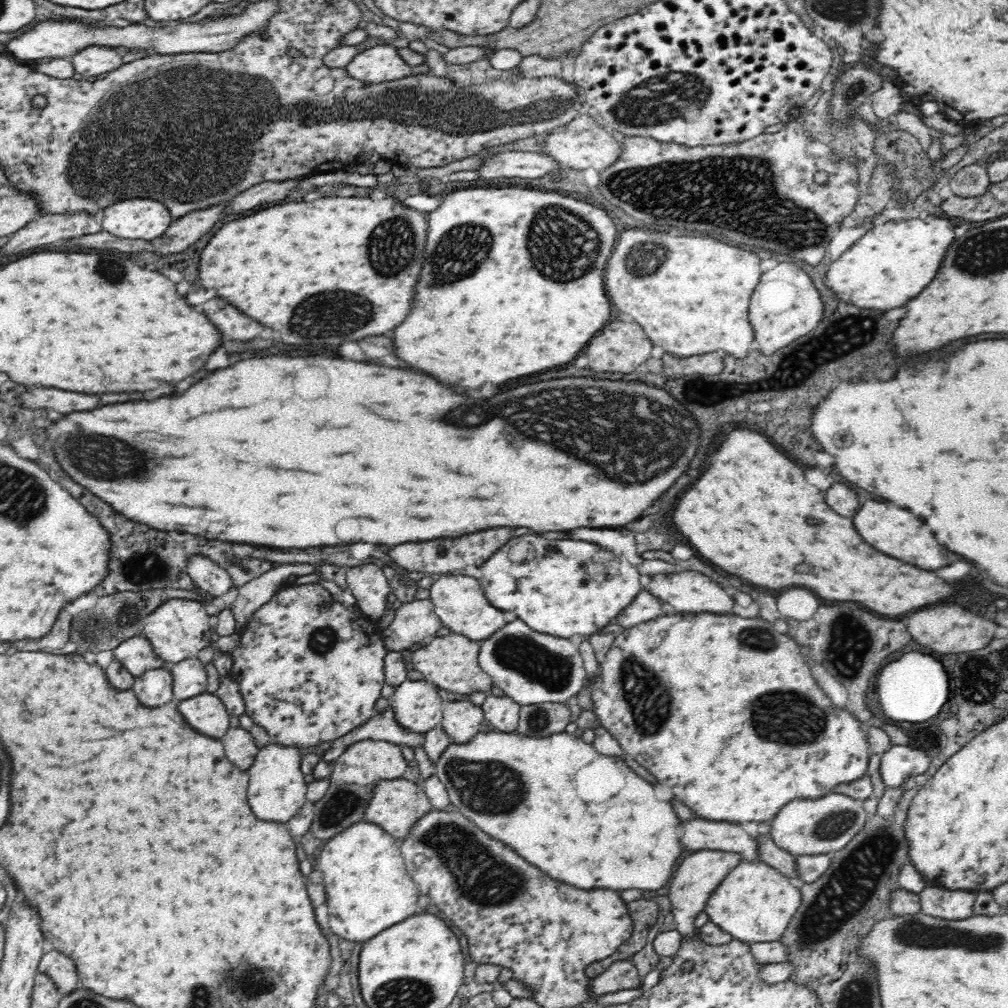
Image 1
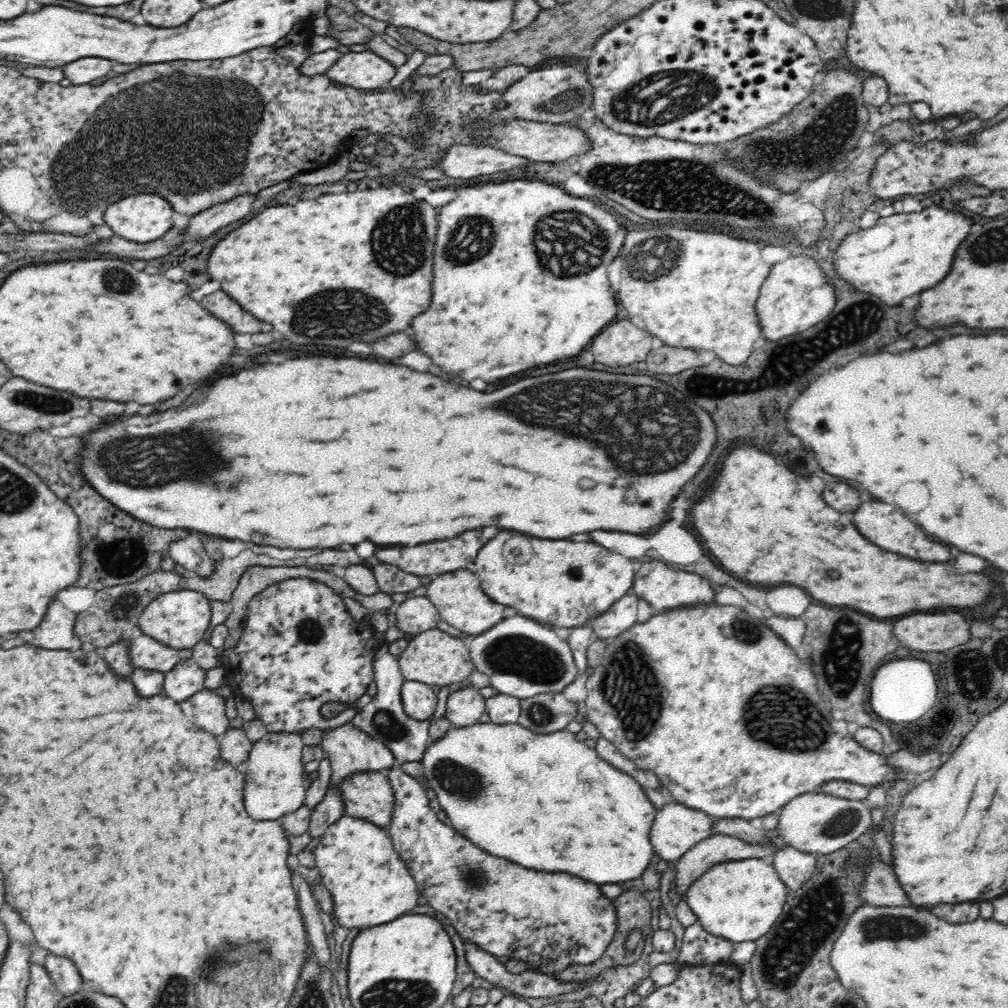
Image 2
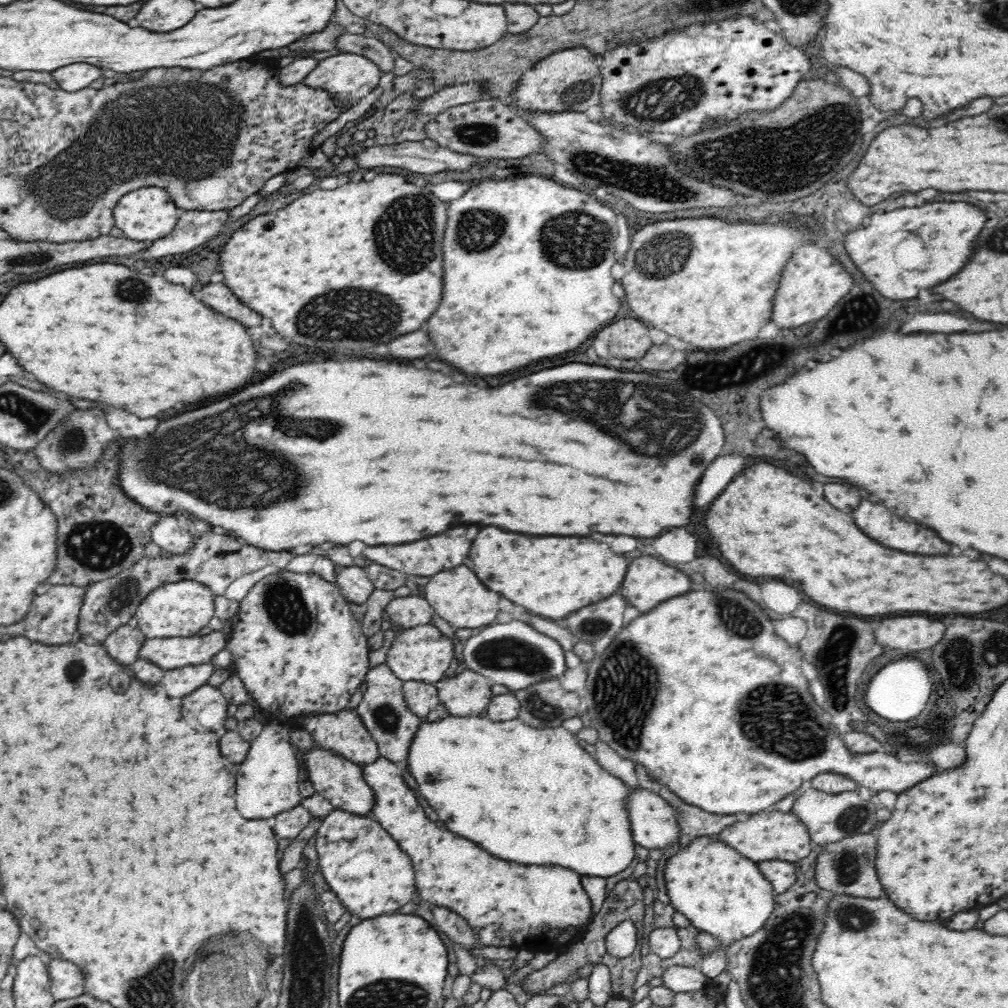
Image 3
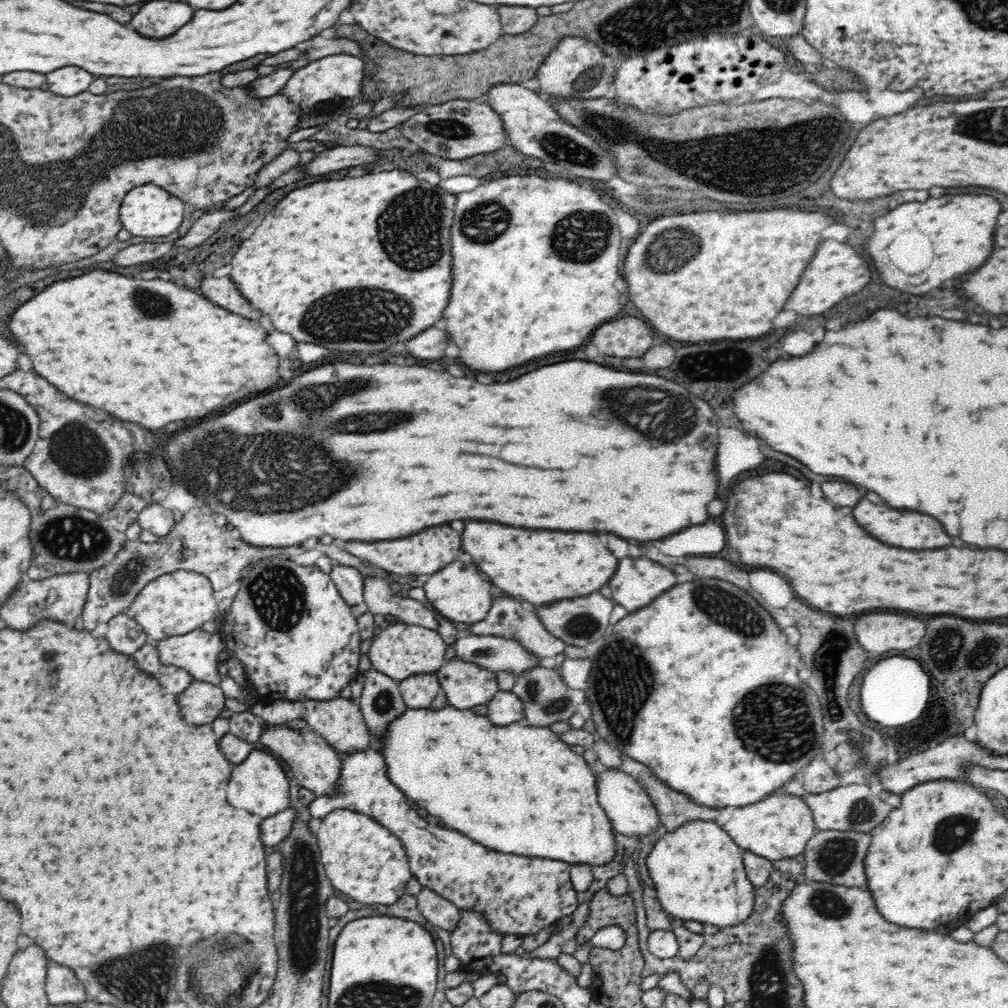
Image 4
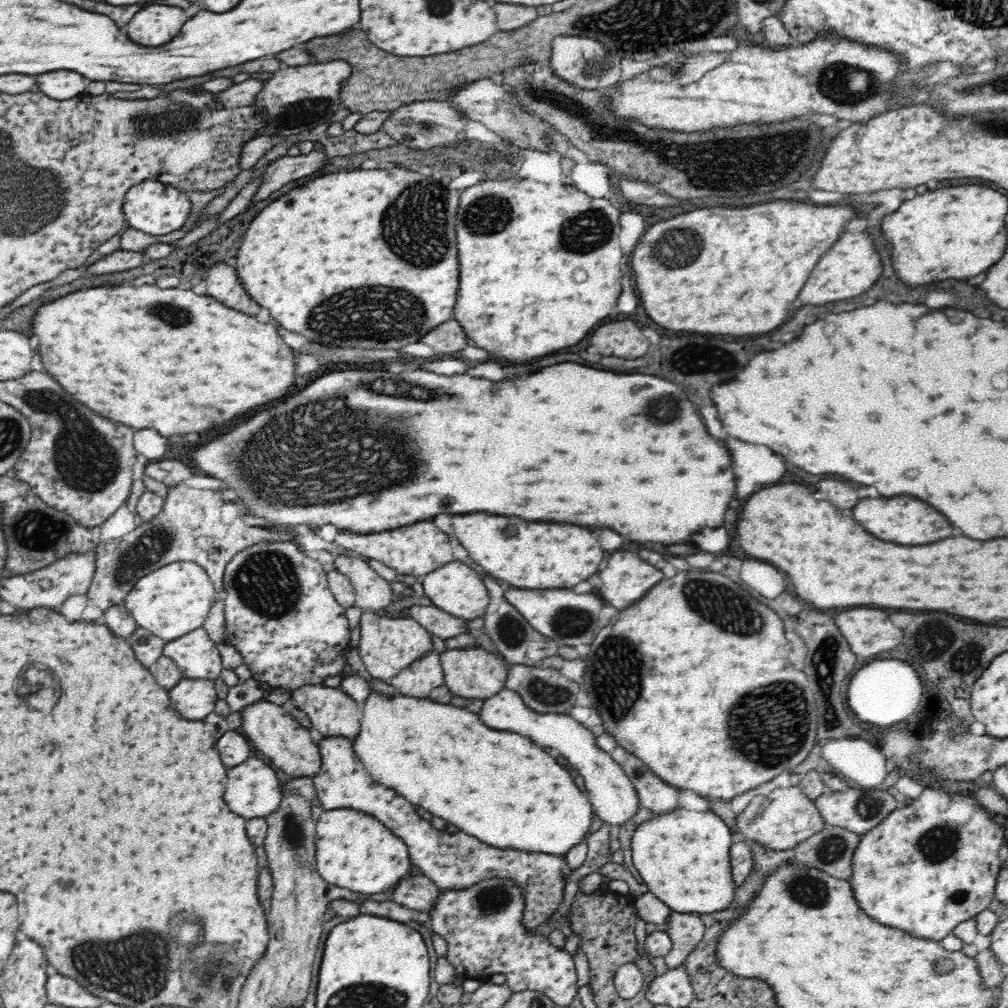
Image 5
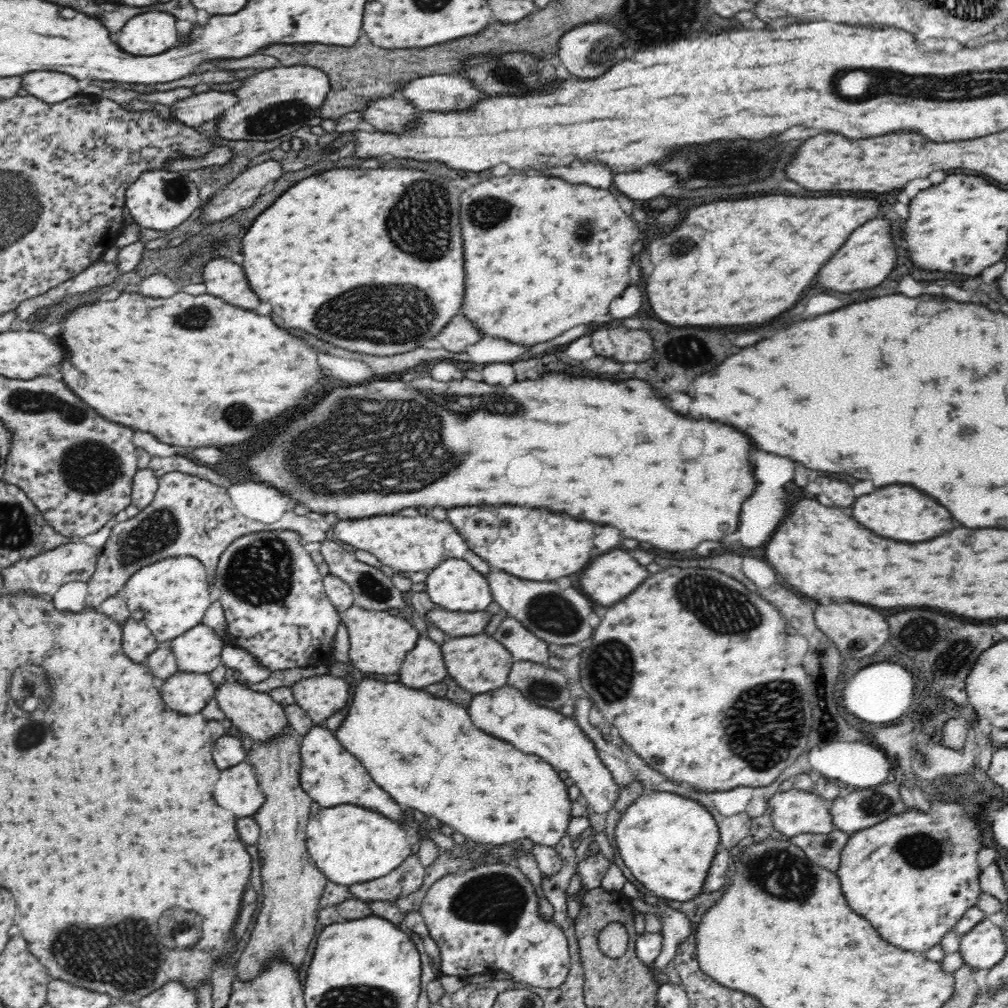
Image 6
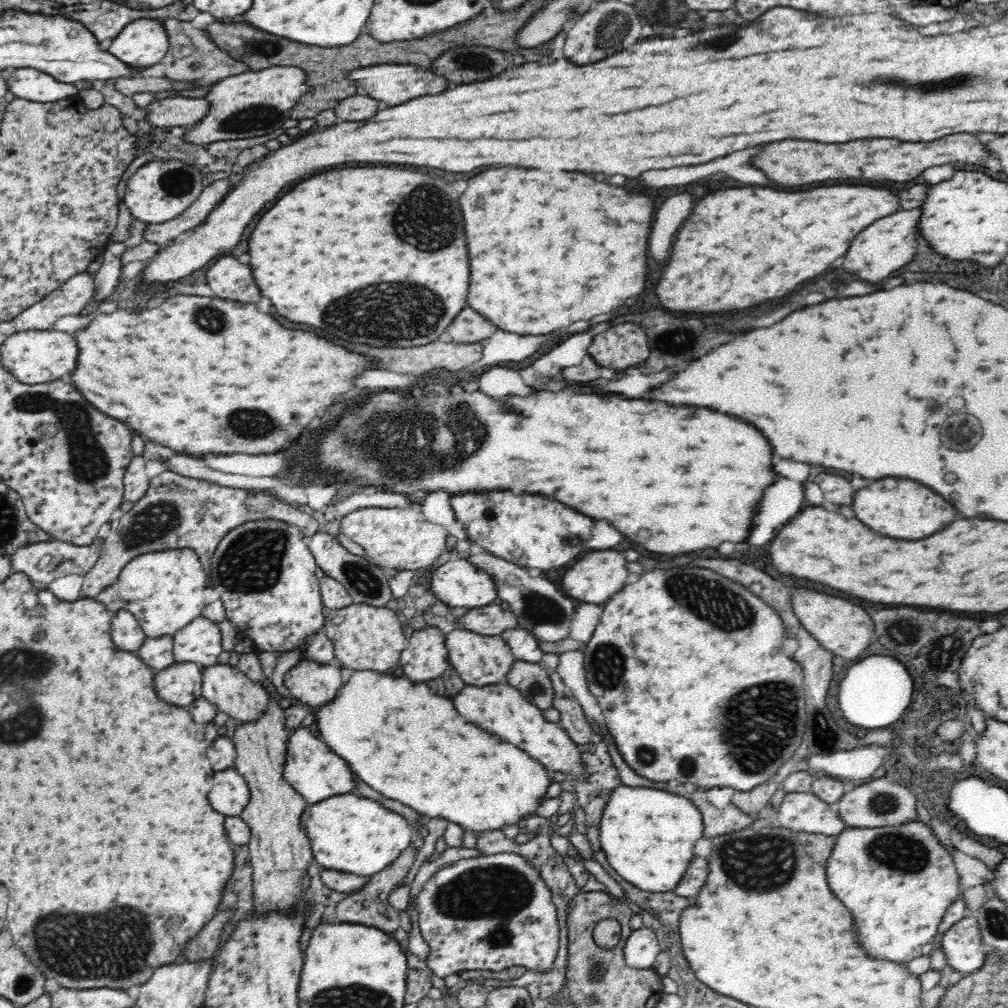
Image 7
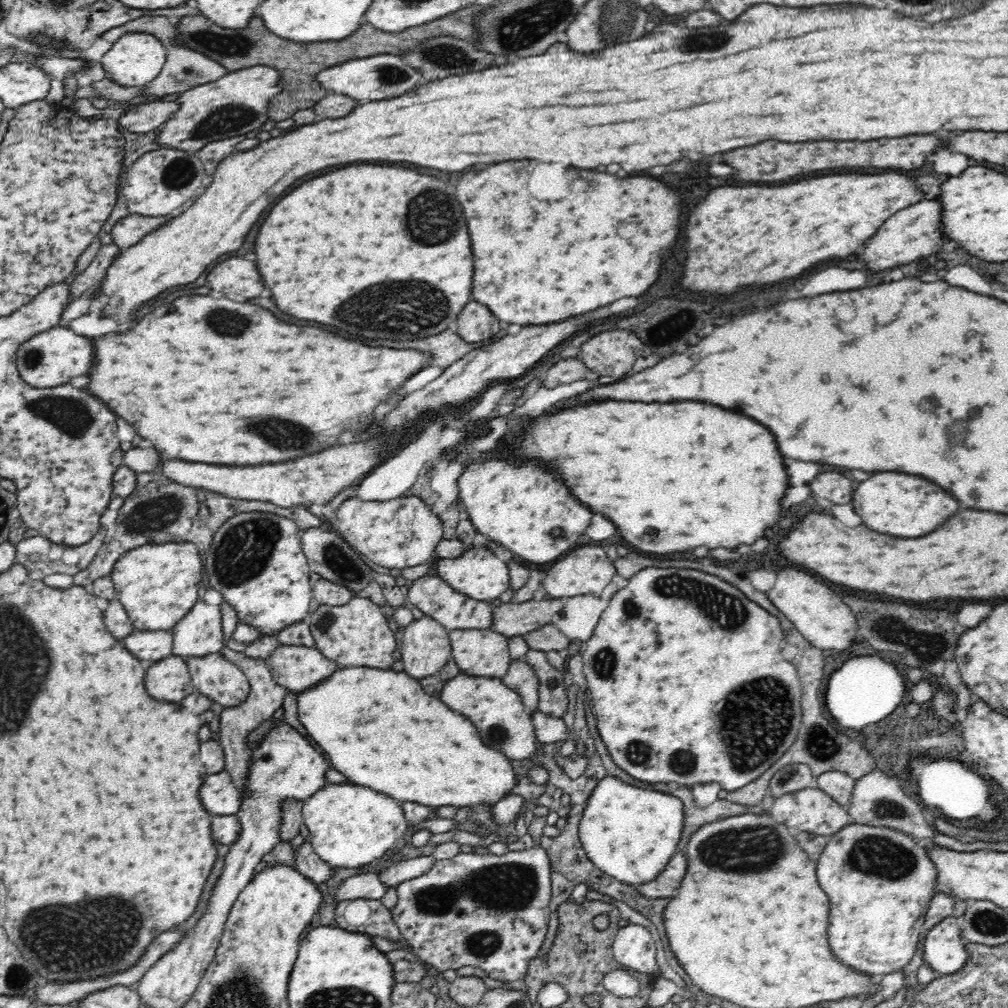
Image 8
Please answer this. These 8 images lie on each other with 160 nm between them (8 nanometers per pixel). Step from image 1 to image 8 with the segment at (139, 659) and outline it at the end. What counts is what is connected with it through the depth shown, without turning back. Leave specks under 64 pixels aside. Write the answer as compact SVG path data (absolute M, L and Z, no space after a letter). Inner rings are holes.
M200 599L196 603L184 619L171 628L176 656L206 656L226 646L221 606Z

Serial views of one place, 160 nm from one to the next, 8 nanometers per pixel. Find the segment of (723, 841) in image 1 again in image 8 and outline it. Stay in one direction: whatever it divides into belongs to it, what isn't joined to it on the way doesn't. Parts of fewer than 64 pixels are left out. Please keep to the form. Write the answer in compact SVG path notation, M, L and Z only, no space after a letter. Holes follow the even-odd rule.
M459 671L456 676L443 681L440 698L446 706L460 712L460 715L472 722L488 748L504 753L509 759L530 758L540 750L534 733L532 714L522 705L520 695L509 689L501 679L470 676Z

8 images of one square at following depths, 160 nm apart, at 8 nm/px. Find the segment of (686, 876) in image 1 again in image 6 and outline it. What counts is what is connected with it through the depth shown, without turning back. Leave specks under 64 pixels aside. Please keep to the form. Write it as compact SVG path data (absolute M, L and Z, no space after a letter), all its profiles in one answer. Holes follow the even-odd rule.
M796 789L778 791L769 800L773 826L783 837L798 834L830 834L834 828L829 803L824 802L816 792Z

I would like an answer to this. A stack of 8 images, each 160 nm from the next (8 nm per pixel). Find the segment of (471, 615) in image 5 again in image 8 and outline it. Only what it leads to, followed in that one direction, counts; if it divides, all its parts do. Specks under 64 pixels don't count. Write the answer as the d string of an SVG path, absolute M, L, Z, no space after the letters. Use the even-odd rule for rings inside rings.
M489 546L465 547L460 556L439 559L436 572L442 581L446 582L456 593L466 595L478 601L498 602L508 595L509 585L508 562L502 561Z

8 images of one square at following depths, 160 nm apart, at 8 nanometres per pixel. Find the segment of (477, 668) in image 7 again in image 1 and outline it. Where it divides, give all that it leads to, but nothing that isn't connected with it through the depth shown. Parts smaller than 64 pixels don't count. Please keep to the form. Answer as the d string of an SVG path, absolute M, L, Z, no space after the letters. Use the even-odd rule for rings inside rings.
M450 696L442 705L442 713L440 726L457 744L468 743L480 732L485 720L483 708L472 703L469 698Z

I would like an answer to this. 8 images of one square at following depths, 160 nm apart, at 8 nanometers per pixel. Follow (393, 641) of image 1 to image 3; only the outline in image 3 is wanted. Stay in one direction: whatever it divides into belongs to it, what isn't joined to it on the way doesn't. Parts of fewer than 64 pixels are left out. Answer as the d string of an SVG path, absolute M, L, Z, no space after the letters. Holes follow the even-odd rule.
M416 595L406 598L394 598L387 603L385 612L390 620L404 629L431 624L434 608L424 599Z

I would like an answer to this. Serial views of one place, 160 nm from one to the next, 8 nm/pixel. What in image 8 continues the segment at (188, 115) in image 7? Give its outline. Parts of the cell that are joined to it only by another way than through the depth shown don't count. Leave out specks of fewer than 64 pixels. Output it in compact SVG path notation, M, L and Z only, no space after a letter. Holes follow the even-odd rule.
M155 101L149 104L132 105L124 115L116 120L119 129L126 129L133 134L142 134L158 130L178 110L176 102Z

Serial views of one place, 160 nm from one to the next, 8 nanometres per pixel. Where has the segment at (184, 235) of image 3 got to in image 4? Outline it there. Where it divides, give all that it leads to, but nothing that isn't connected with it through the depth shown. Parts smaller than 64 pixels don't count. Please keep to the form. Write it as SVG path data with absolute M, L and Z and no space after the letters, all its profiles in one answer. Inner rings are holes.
M136 243L119 250L110 261L116 266L128 267L132 264L147 263L162 258L175 250L172 243Z

